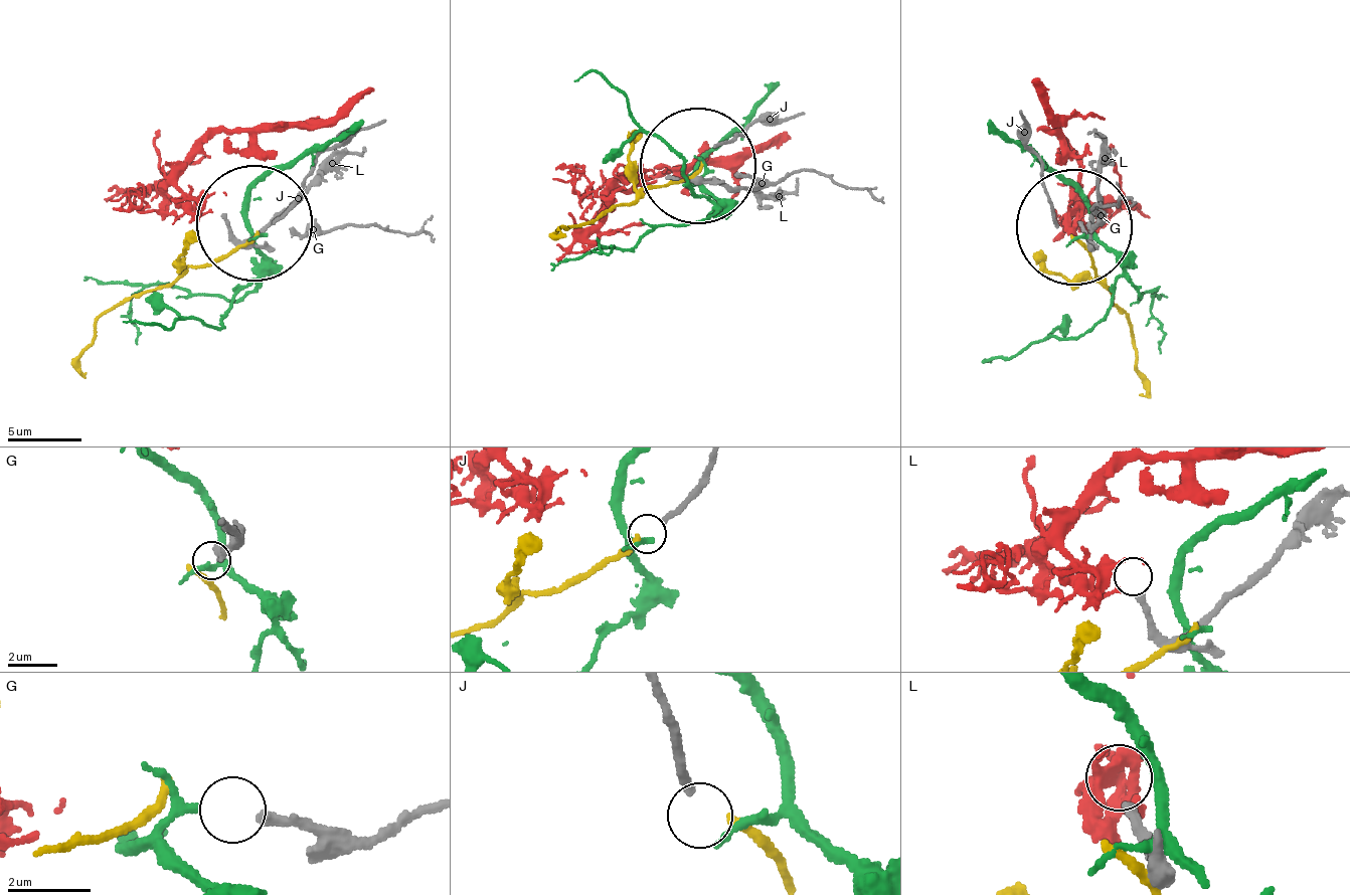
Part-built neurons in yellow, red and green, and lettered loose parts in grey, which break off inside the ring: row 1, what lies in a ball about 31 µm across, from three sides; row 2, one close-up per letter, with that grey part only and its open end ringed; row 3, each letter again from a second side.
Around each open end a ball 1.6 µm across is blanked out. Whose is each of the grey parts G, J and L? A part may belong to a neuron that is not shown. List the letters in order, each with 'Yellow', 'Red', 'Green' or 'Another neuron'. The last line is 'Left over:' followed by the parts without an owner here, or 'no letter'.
G: Green
J: Yellow
L: Another neuron
Left over: L

